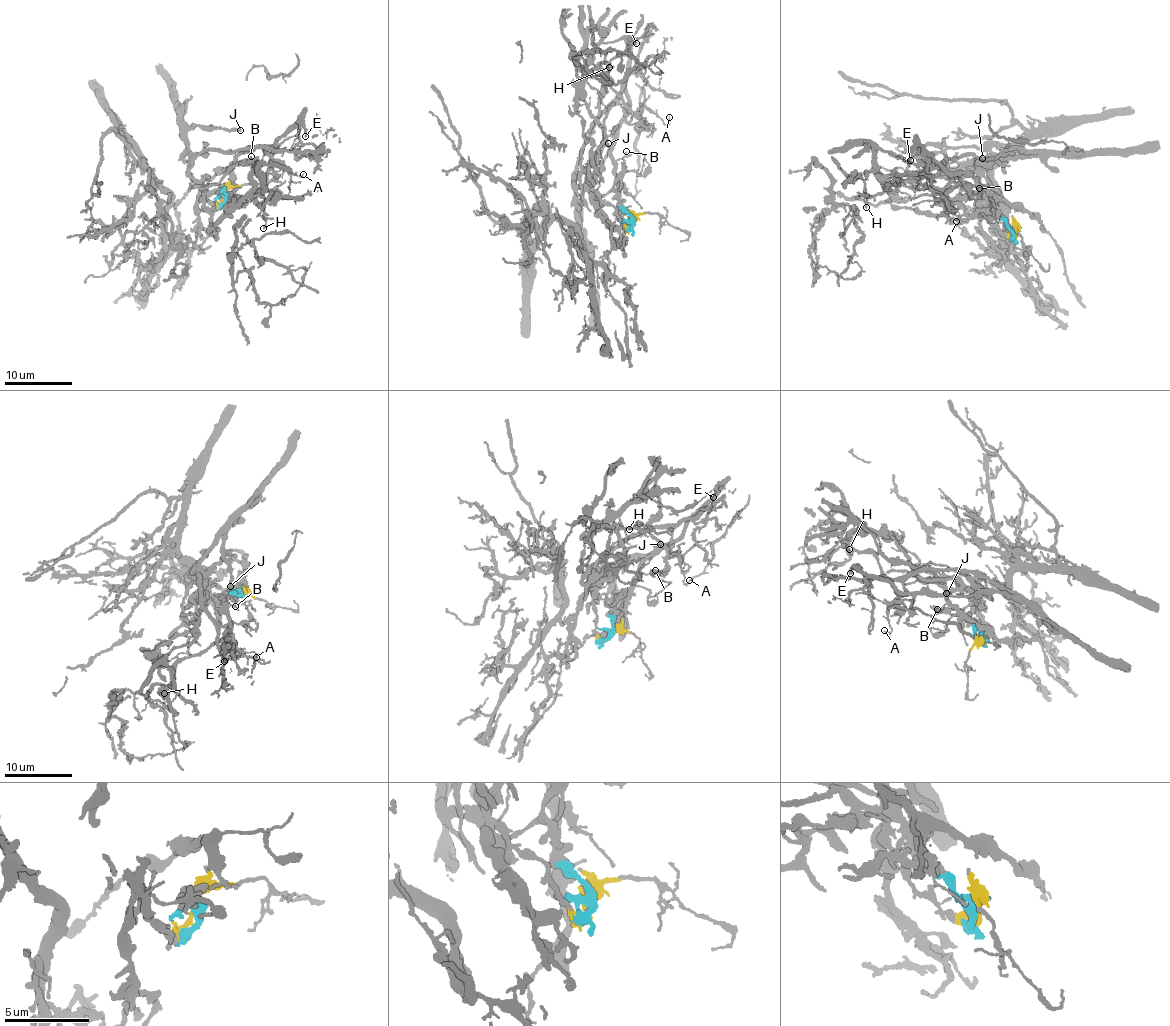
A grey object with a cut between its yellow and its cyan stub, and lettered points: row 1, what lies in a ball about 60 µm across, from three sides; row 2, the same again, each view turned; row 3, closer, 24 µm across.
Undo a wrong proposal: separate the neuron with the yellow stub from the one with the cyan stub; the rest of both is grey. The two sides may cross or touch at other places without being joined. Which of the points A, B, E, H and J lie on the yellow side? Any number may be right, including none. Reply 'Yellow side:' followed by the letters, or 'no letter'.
Yellow side: A, B, E

